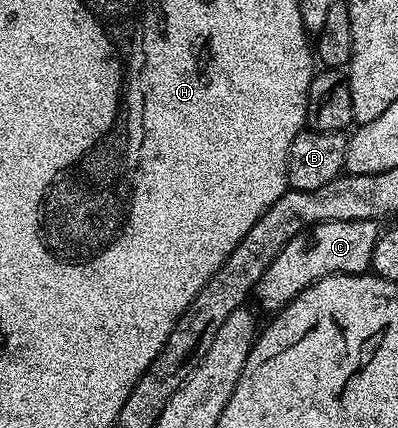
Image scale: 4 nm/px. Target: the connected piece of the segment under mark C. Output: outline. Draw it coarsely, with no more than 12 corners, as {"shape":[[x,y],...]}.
{"shape":[[376,221],[294,235],[256,284],[279,311],[318,279],[369,272]]}

